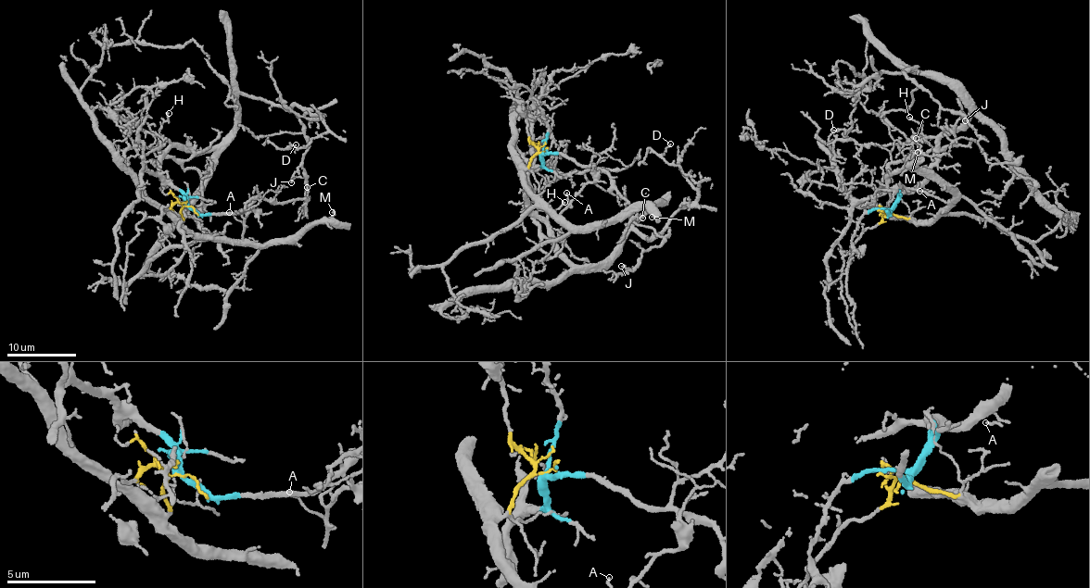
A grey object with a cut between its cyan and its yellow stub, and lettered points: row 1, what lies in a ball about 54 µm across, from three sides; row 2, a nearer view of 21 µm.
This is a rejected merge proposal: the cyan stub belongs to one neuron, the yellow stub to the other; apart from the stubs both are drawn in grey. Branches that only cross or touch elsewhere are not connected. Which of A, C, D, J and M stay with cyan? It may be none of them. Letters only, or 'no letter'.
C, D, J

